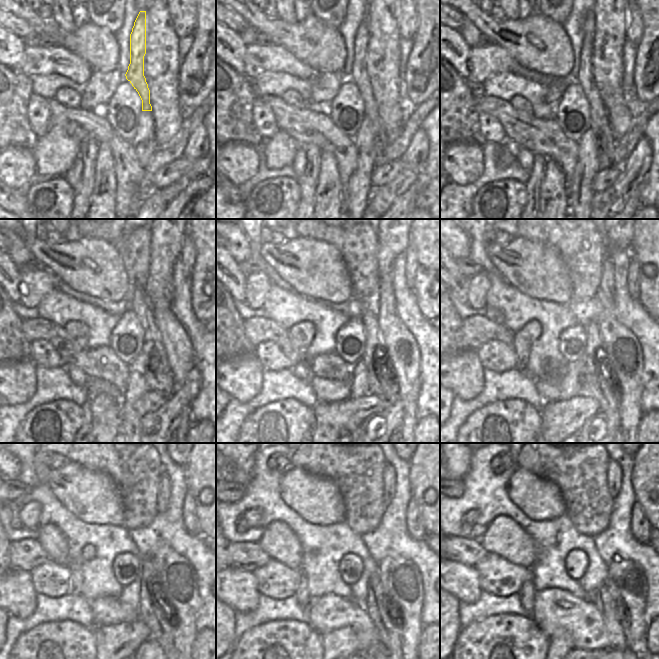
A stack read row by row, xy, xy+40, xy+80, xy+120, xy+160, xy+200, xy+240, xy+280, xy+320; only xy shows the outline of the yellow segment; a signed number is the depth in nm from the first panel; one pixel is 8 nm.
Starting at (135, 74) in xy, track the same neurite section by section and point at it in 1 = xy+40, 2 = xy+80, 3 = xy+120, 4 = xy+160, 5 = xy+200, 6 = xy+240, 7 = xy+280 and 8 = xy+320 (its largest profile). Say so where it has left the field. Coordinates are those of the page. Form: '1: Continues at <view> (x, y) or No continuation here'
1: Continues at xy+40 (359, 76)
2: Continues at xy+80 (599, 122)
3: Continues at xy+120 (159, 378)
4: Continues at xy+160 (382, 380)
5: Continues at xy+200 (600, 380)
6: Continues at xy+240 (161, 627)
7: Continues at xy+280 (388, 626)
8: Continues at xy+320 (616, 636).

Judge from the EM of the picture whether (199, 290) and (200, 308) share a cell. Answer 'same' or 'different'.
same

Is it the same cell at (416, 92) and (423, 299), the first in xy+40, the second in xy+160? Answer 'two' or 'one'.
one

